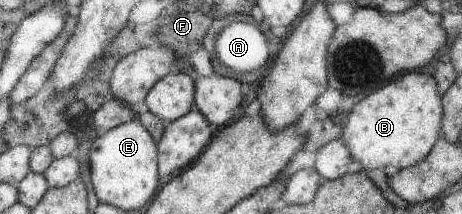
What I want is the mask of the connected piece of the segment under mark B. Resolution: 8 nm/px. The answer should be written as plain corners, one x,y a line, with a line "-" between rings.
417,71
400,73
381,88
364,94
349,111
339,140
362,170
394,167
397,171
422,161
440,137
442,108
435,80

